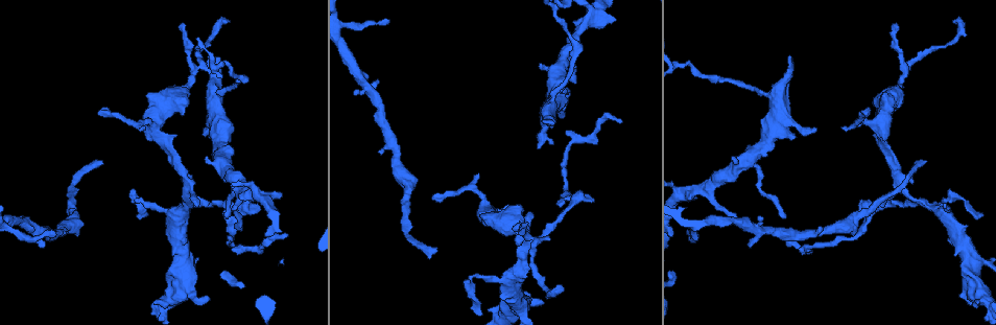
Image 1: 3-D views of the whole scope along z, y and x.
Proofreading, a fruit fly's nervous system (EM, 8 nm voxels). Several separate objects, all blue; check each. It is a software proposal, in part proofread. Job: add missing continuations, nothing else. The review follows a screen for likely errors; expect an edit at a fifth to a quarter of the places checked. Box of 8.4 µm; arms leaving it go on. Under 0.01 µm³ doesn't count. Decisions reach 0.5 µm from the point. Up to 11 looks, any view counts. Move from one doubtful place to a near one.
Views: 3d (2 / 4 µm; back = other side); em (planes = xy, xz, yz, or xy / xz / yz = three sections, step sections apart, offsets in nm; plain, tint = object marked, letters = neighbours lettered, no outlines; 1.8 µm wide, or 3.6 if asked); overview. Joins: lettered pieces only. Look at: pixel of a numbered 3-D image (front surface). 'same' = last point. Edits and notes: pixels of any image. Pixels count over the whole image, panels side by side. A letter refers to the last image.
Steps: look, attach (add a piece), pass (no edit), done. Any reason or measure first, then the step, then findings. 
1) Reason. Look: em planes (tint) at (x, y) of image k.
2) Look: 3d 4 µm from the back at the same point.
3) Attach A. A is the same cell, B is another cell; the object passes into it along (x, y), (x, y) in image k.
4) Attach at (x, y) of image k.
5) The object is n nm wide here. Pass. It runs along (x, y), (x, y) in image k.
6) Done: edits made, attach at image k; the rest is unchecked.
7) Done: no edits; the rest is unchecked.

Long arm stops here. Look: em planes (plain) at (103, 163) of image 1.

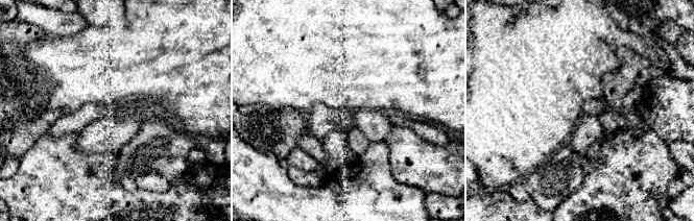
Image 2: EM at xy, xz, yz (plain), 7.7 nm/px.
What lies round it. Look: em planes (letters) at the same point.

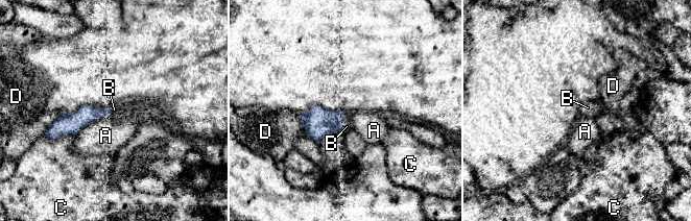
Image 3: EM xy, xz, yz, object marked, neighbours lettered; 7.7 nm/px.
Attach at (347, 126) of image 3. B is the same cell, A, C and D are other cells; it goes on there.

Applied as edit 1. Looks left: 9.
Look: overview.

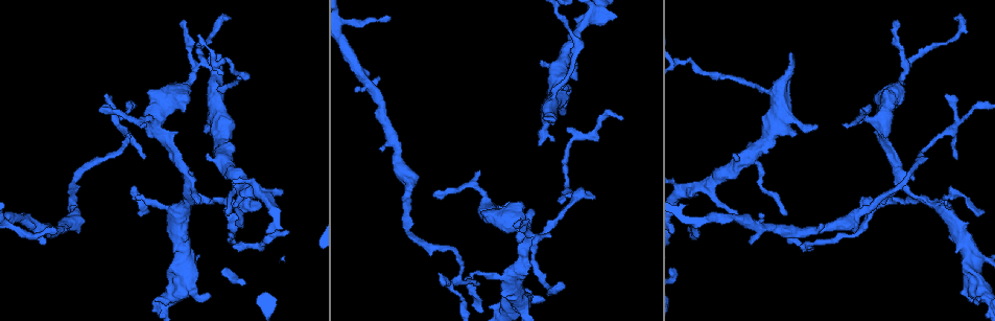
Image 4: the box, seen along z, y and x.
An open end. Look: em planes (letters) at (554, 123) of image 4.

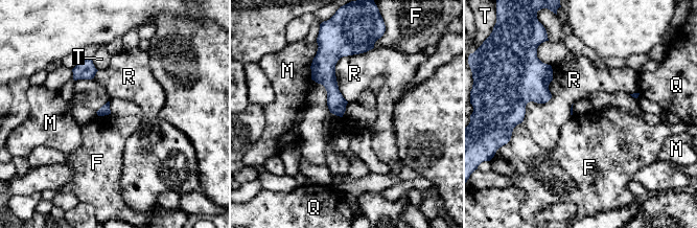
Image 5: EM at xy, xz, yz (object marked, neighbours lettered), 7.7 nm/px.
Pass. F, M, Q, R and T are other cells; it runs along (358, 50), (329, 63), (339, 113) in image 5; no lettered piece goes on from it.

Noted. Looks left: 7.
Tapers out. Look: em yz step 16 (letters) at (435, 194) of image 4.

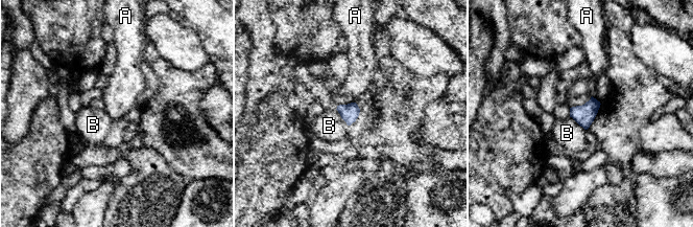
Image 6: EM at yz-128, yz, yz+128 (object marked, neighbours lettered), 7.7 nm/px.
Another direction. Look: em planes (letters) at the same point.

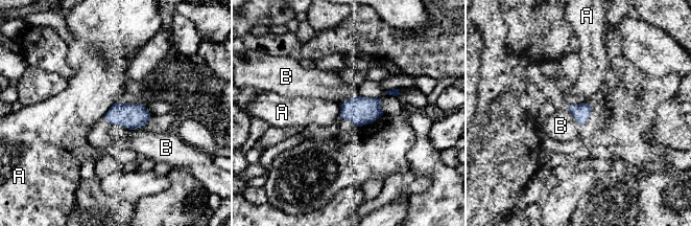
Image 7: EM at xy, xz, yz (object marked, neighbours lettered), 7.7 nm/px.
Pass. A and B are other cells; no lettered piece goes on from it.

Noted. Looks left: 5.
Free end. Look: 3d 4 µm at (258, 205) of image 4.

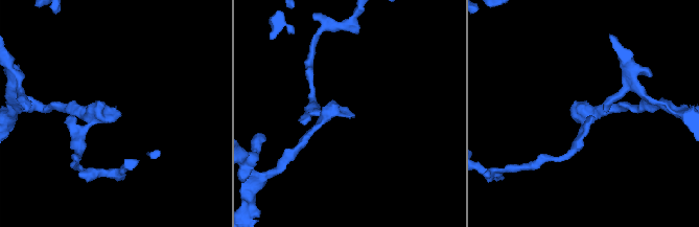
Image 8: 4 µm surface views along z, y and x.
Need the tissue. Look: em xz step 16 (tint) at (352, 116) of image 8.

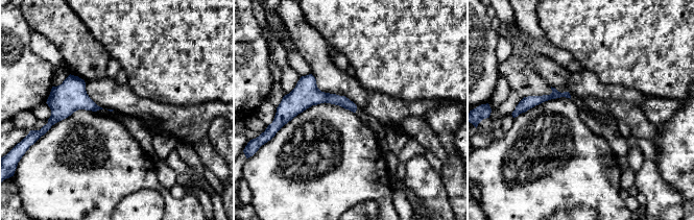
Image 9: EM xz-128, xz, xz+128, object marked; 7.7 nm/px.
Look: em xy step 16 (letters) at the same point.

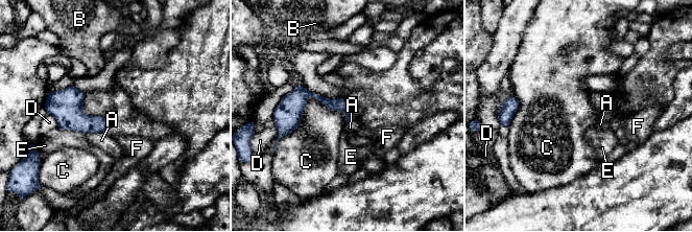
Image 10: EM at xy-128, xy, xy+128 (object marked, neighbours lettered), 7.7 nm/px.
Pass. A, B, C, D, E and F are other cells; a border runs along (346, 115), (311, 96), (279, 139) in image 10; no lettered piece goes on from it.

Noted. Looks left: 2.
Done: edits made, attach at image 3; the rest is unchecked.

